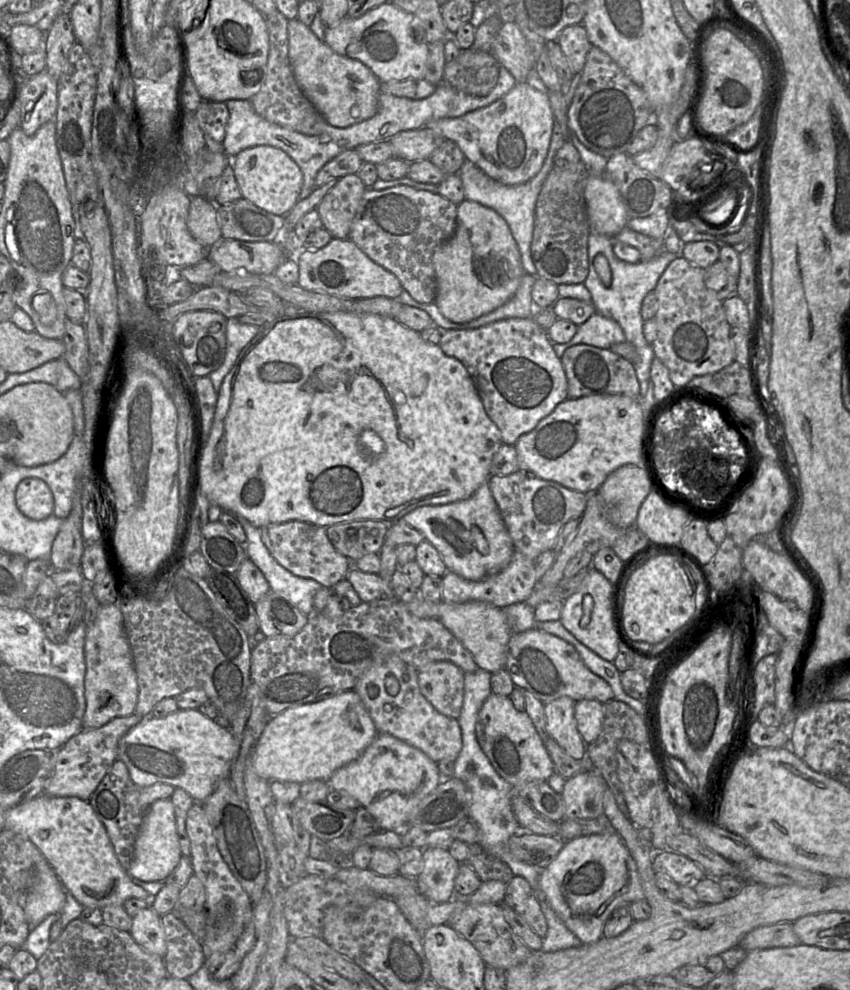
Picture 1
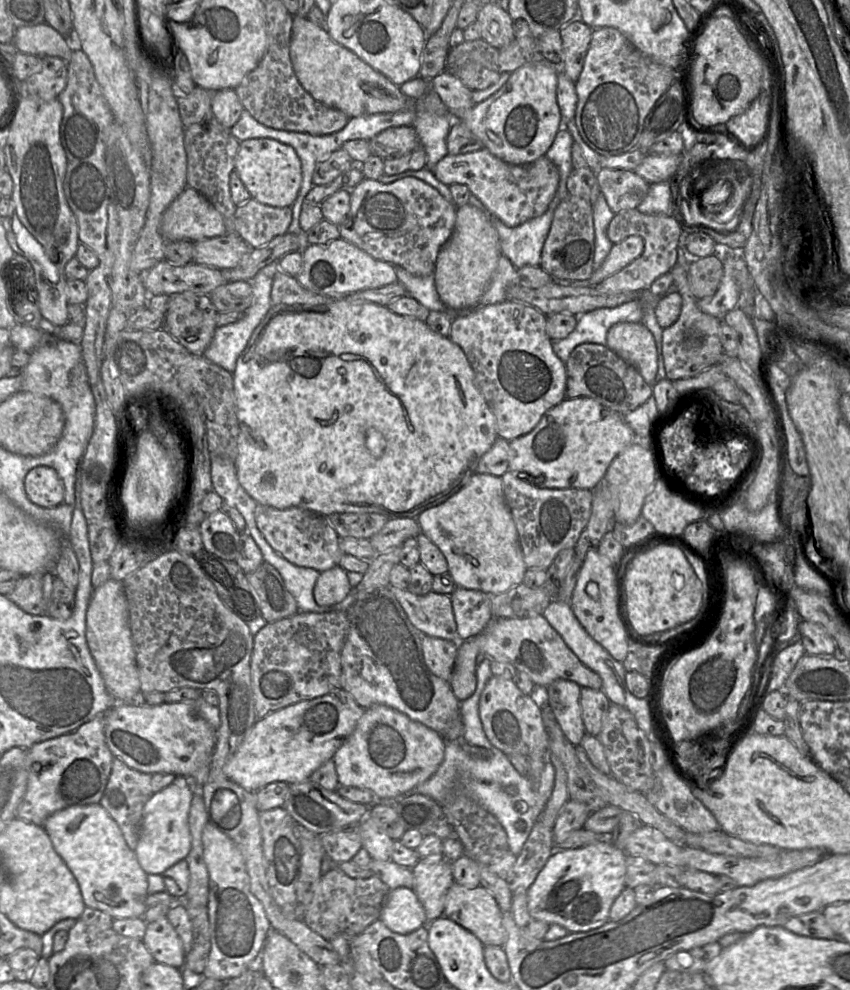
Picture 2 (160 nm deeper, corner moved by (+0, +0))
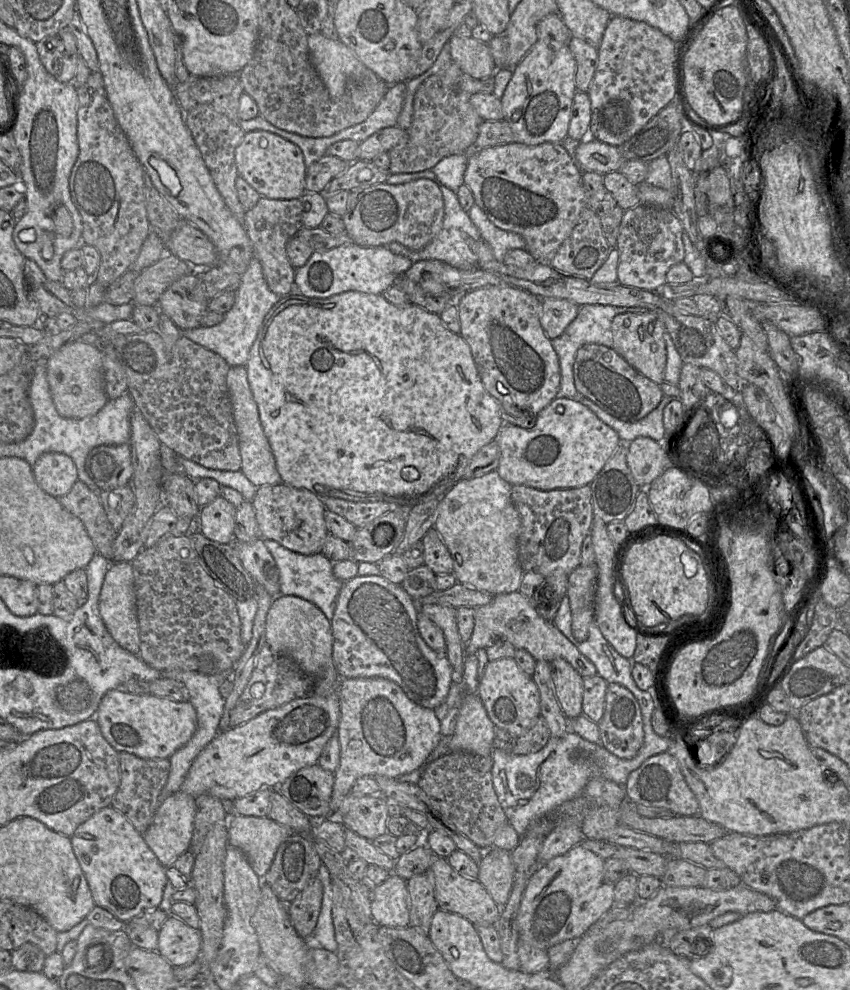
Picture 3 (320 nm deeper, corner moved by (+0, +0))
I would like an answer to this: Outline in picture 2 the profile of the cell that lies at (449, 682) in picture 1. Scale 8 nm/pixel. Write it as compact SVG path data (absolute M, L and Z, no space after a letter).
M422 636L422 651L430 671L442 678L451 680L458 652L458 643L442 638Z

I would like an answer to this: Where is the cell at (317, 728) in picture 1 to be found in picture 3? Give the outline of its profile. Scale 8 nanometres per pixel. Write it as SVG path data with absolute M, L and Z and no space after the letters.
M338 692L328 696L309 694L262 712L244 724L219 732L194 760L181 790L193 797L209 794L225 803L233 803L260 789L277 788L295 772L318 763L327 742L337 732L339 721Z

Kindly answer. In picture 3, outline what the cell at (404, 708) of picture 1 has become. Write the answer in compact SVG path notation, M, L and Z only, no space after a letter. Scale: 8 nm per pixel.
M356 576L343 583L331 620L333 661L340 678L386 678L398 684L414 703L436 709L447 697L453 668L446 656L433 651L418 629L418 605L402 588L383 576Z

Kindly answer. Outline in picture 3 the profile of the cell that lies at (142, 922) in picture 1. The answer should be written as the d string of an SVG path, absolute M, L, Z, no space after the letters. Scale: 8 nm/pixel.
M169 915L158 930L156 951L174 967L189 964L200 958L201 930L189 926L175 915Z

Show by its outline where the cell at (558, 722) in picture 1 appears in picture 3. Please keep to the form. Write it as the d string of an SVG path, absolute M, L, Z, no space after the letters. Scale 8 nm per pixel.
M563 658L551 662L554 691L564 715L573 720L582 714L584 679Z

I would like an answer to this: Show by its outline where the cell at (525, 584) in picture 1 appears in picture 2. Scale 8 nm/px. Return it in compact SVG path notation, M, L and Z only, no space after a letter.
M456 587L449 596L459 641L465 641L481 633L493 618L487 593Z

